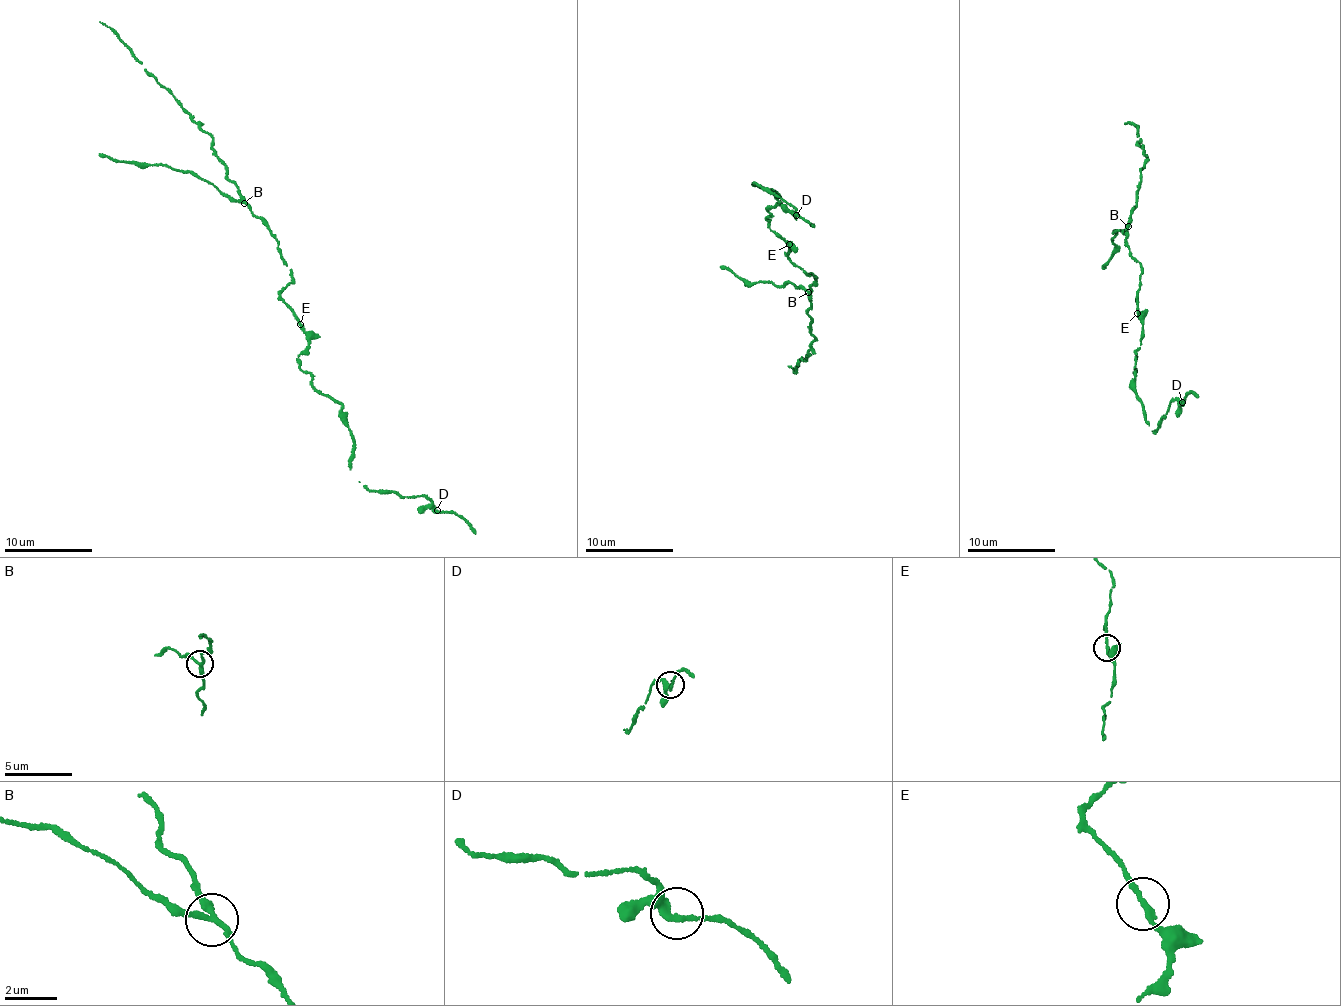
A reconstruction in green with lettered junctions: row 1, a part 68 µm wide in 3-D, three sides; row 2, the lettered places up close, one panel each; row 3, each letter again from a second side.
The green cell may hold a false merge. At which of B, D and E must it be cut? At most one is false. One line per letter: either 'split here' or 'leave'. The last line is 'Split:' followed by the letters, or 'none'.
B: split here
D: leave
E: leave
Split: B

